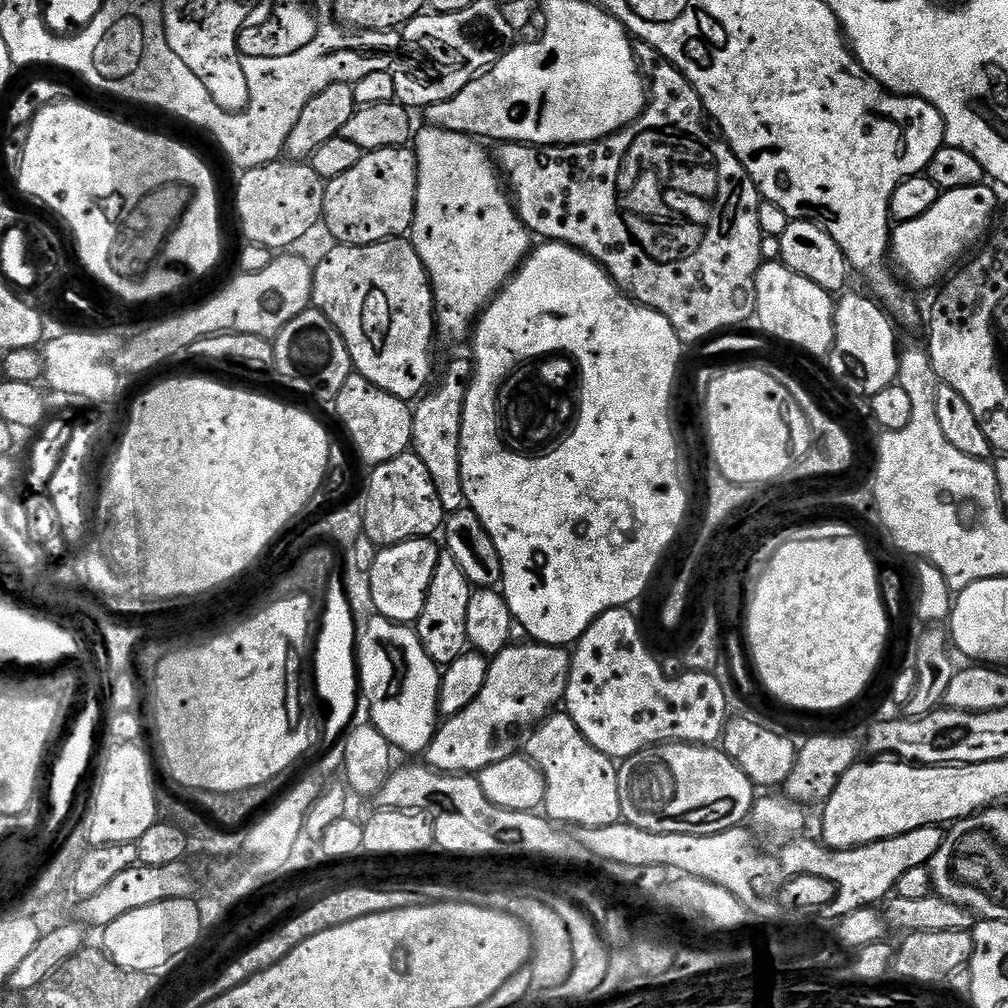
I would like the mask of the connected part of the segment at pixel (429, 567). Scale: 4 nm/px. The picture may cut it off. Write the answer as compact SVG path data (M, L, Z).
M432 538L407 540L377 551L374 566L368 571L371 593L375 604L379 604L394 623L412 626L422 614L422 606L426 602L426 594L441 554L441 549L438 544L436 548L435 543L437 541Z

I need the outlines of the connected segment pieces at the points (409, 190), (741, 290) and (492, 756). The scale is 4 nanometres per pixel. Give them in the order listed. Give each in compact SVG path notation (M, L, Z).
M411 147L387 148L363 153L358 166L346 170L346 174L338 174L338 178L327 181L324 189L323 227L328 227L328 232L336 244L366 246L383 240L407 237L414 222L417 190L418 166L415 151Z
M656 62L650 72L650 83L646 88L647 104L641 116L632 124L607 136L601 140L595 140L589 144L553 144L541 146L539 144L506 144L501 143L500 149L495 149L494 159L506 181L506 187L516 206L516 213L520 216L521 222L528 227L533 237L544 242L555 242L558 244L569 244L580 252L585 252L591 260L596 260L610 274L612 281L627 292L637 304L645 304L652 308L678 334L681 345L699 345L725 330L736 330L749 319L756 315L756 275L763 261L762 240L765 233L760 230L760 204L762 197L756 184L748 176L748 172L738 162L738 158L732 149L724 143L723 139L714 137L708 133L704 125L706 113L704 103L690 83L674 65L667 62Z
M509 643L507 648L503 648L498 655L491 657L486 682L482 682L482 690L478 690L478 698L474 698L474 702L470 702L466 710L447 717L437 727L436 735L428 744L427 767L434 768L438 772L479 774L486 766L494 762L502 762L502 758L513 755L512 735L515 734L519 724L535 725L545 719L563 701L564 691L568 685L568 675L572 669L569 649L554 644L516 643Z

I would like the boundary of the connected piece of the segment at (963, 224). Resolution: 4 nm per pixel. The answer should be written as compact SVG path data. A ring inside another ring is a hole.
M985 182L949 192L941 191L938 202L934 202L934 206L926 210L926 214L922 214L919 218L910 218L910 222L897 223L890 232L890 256L894 264L896 260L897 266L920 288L928 288L936 283L939 285L965 259L964 252L971 253L989 235L998 212L995 190L997 191L991 183Z

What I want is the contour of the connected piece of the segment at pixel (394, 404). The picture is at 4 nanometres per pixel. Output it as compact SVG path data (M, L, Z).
M353 374L346 378L346 386L338 390L334 407L357 454L368 466L390 462L390 458L398 458L412 448L413 409L409 401L394 398L394 394L386 394L386 390L374 386L365 376Z

